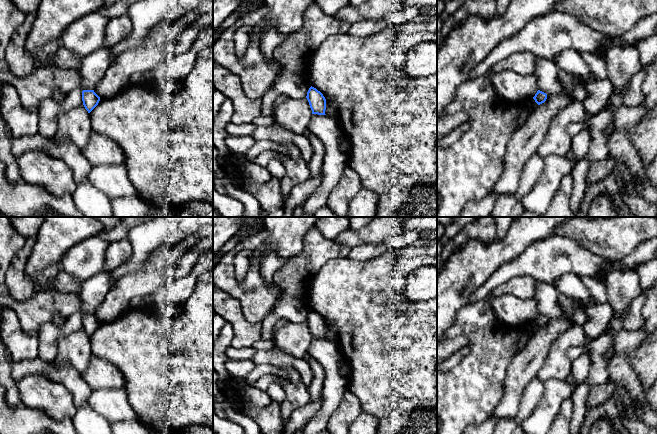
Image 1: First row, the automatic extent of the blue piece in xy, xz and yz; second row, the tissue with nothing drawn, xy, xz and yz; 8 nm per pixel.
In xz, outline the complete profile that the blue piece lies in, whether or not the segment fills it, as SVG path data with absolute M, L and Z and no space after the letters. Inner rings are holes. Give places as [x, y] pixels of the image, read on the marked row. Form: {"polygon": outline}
{"polygon": "M310 87L306 96L312 114L326 115L326 99L323 94L314 87Z"}

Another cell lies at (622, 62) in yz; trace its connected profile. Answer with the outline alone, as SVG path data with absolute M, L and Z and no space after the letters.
M635 45L611 47L604 59L613 90L604 108L585 122L590 133L590 146L586 155L590 162L607 157L610 135L605 130L614 124L614 112L624 105L623 90L628 87L633 75L641 69L639 52Z

